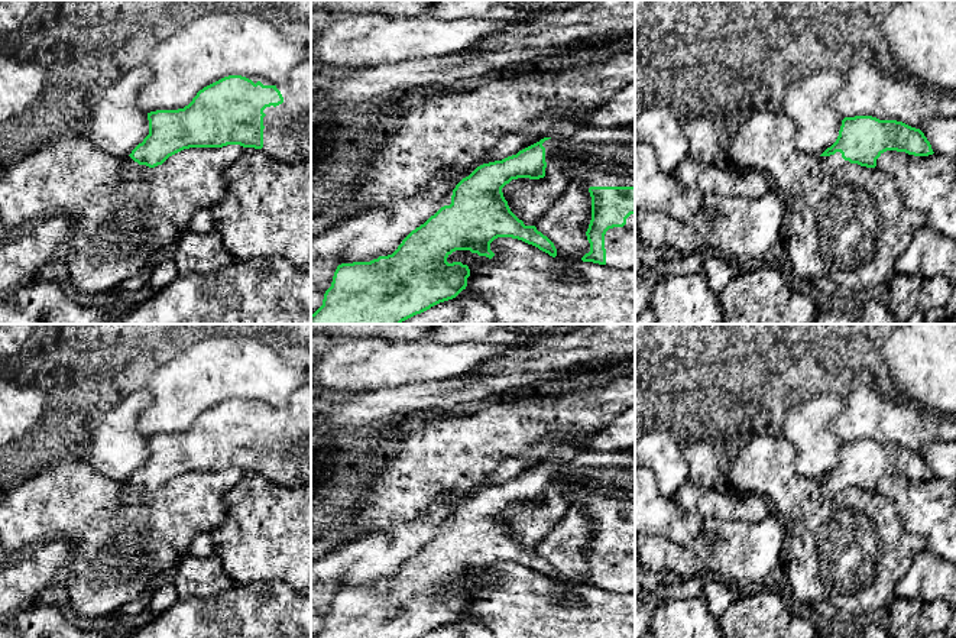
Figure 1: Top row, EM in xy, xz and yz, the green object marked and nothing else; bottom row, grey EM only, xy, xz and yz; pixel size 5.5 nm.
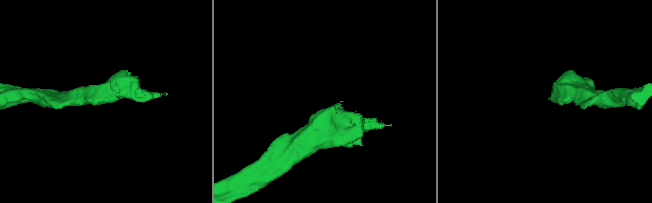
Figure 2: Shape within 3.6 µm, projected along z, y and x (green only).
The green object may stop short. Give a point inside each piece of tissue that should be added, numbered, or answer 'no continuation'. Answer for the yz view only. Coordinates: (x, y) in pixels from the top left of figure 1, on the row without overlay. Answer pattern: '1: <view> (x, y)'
1: yz (830, 489)

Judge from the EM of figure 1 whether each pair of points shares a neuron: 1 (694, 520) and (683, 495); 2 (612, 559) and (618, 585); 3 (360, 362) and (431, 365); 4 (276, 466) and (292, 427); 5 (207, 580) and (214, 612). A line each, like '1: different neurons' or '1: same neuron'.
1: different neurons
2: same neuron
3: same neuron
4: same neuron
5: different neurons

